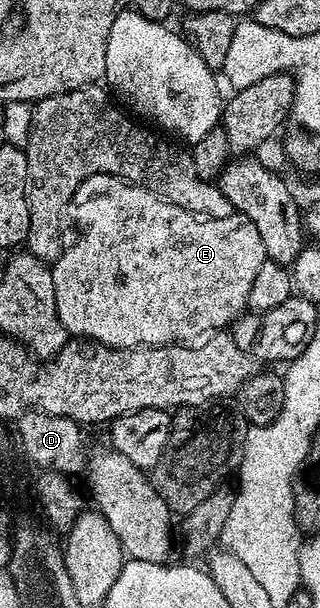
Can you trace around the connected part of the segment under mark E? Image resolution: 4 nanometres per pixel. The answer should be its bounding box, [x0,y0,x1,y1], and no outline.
[51,174,267,348]

